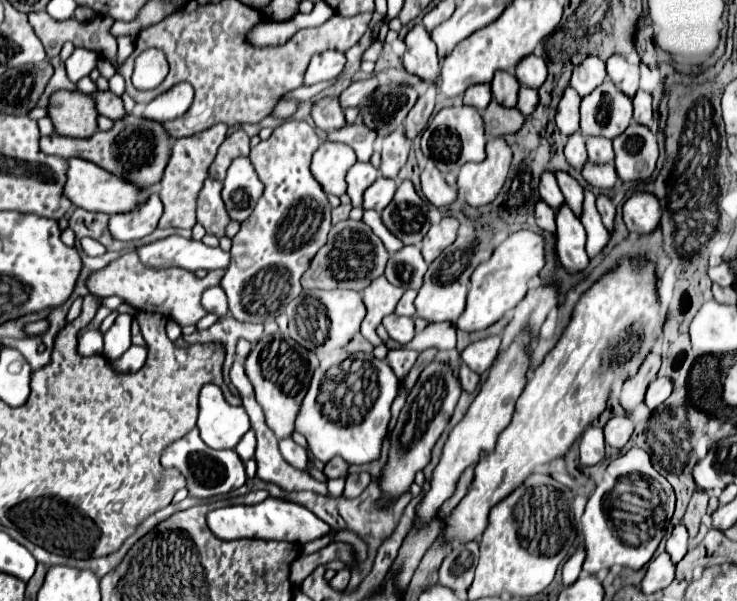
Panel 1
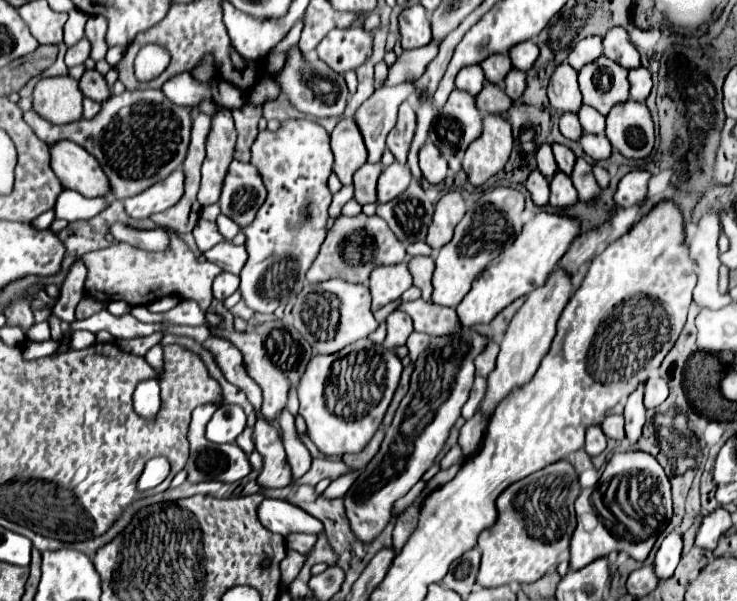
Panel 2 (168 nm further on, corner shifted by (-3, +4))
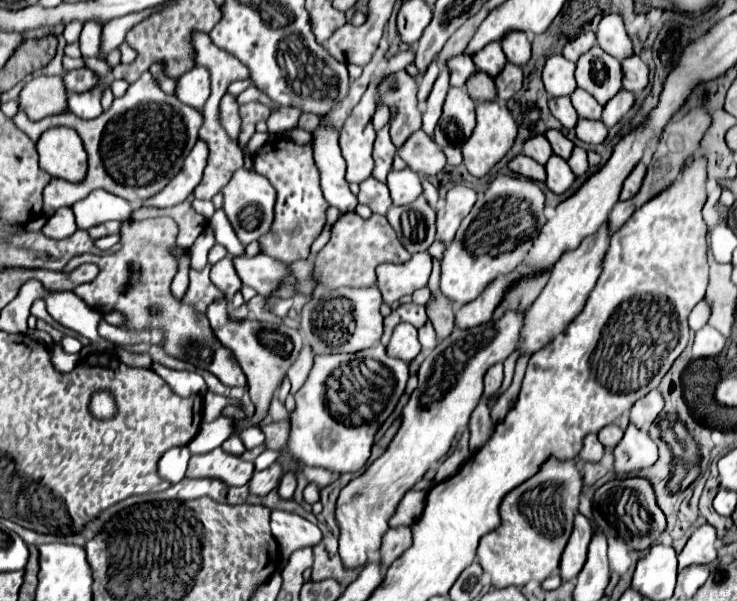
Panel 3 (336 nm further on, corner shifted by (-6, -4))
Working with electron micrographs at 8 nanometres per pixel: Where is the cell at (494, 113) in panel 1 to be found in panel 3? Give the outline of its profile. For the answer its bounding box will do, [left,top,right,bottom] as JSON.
[464,69,496,101]

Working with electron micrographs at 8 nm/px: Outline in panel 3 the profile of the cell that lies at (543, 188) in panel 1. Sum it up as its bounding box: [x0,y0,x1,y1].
[522,135,552,165]

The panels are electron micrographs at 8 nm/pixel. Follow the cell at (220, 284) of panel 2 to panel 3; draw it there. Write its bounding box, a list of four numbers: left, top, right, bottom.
[210,255,242,299]

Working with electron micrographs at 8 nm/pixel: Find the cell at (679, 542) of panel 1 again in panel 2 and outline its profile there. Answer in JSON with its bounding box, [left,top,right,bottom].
[655,531,683,579]

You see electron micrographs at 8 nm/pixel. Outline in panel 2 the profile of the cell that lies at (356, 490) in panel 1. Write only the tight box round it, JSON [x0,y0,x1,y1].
[323,471,361,497]

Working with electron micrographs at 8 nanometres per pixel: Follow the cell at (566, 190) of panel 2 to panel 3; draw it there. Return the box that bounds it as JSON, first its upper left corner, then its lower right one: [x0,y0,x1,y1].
[546,155,574,193]

